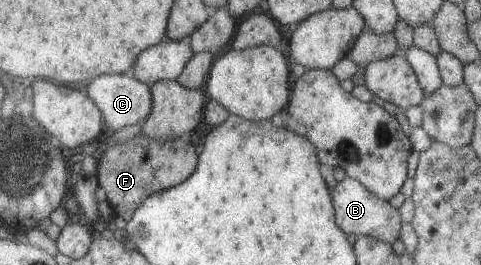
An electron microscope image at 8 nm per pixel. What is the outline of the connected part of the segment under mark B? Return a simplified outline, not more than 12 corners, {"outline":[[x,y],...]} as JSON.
{"outline":[[346,176],[332,187],[336,225],[392,245],[398,210]]}

